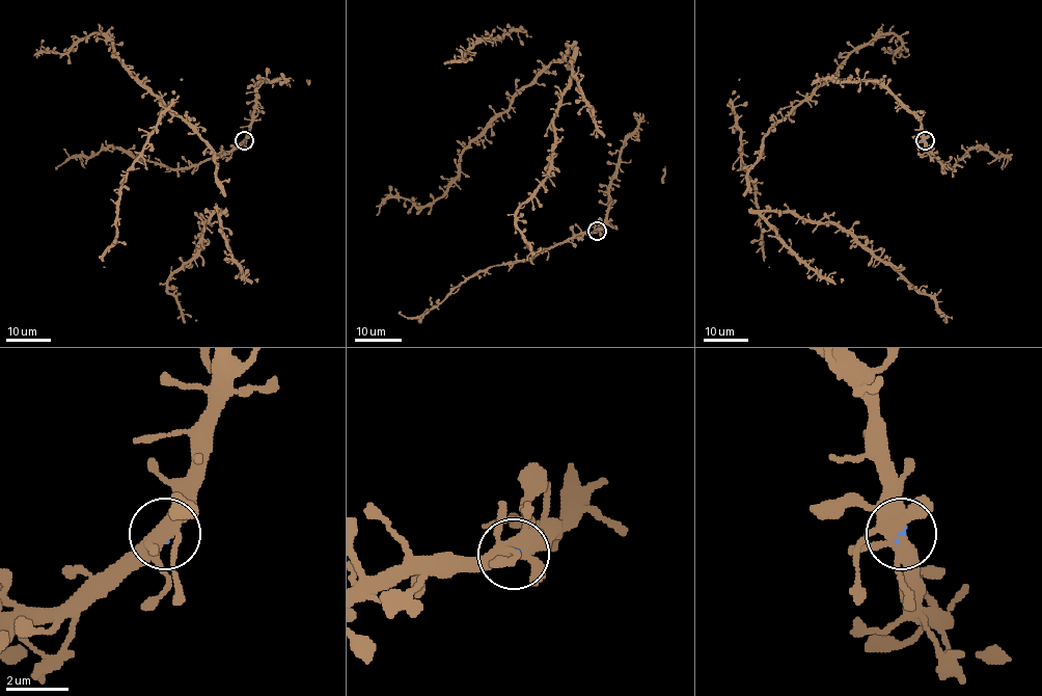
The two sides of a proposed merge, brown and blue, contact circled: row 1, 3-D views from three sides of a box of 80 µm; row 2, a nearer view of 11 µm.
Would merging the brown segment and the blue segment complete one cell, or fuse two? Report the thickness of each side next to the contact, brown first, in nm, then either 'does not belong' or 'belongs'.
440 nm thick on the brown side, 70 nm on the other; belongs

